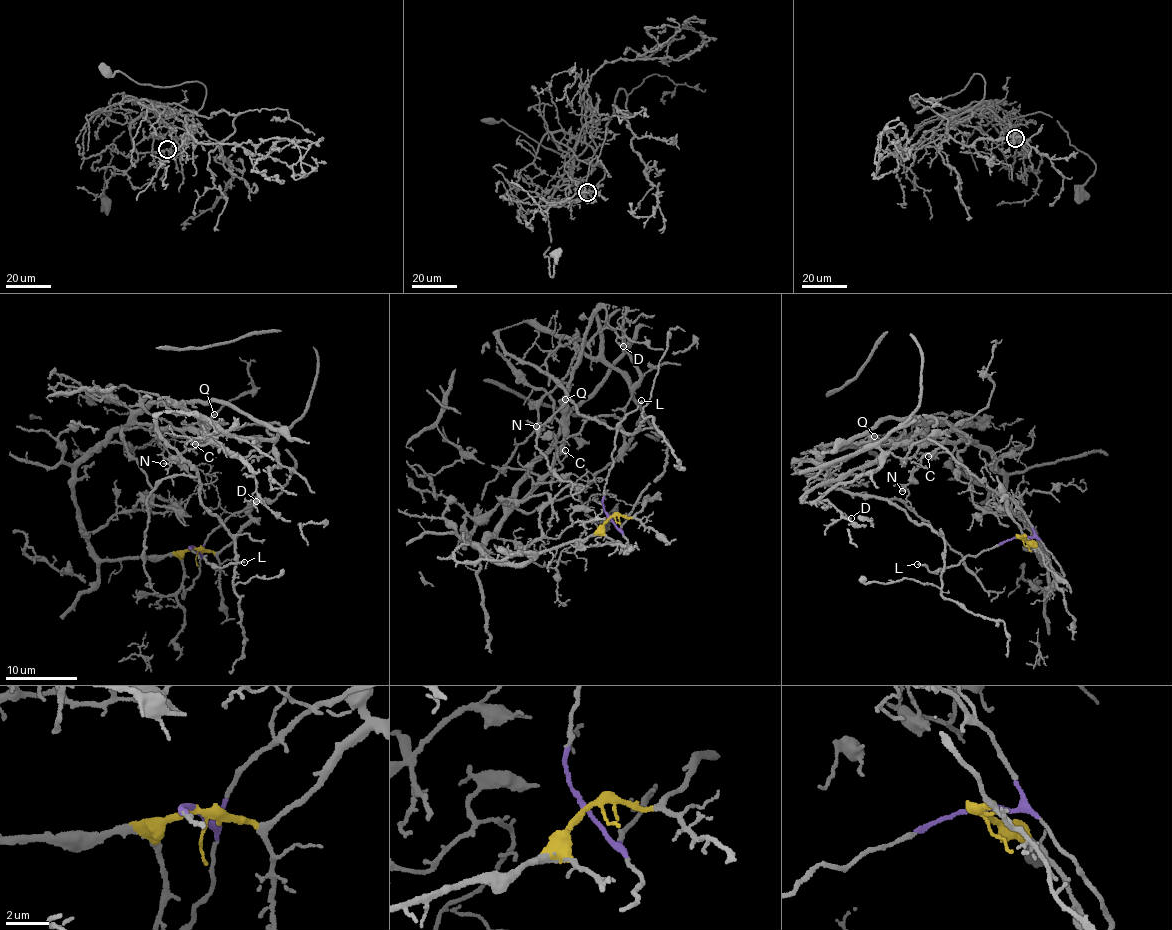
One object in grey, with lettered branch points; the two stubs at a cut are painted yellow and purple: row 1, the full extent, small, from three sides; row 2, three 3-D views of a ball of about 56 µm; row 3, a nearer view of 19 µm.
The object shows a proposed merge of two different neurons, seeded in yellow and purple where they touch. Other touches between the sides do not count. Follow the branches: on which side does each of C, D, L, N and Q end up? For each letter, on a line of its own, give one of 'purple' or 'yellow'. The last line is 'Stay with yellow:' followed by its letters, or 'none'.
C: yellow
D: yellow
L: purple
N: yellow
Q: yellow
Stay with yellow: C, D, N, Q

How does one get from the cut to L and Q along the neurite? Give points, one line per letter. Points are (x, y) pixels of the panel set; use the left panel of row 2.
L: (193, 547), (204, 558), (206, 555), (207, 563), (221, 568), (244, 562)
Q: (193, 547), (158, 556), (99, 557), (80, 510), (75, 469), (119, 429), (150, 422), (197, 429), (215, 414)

